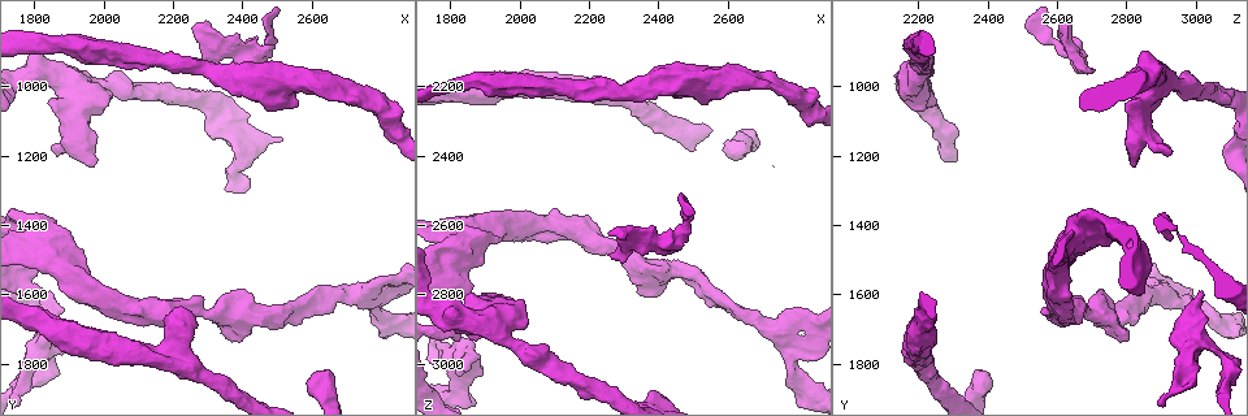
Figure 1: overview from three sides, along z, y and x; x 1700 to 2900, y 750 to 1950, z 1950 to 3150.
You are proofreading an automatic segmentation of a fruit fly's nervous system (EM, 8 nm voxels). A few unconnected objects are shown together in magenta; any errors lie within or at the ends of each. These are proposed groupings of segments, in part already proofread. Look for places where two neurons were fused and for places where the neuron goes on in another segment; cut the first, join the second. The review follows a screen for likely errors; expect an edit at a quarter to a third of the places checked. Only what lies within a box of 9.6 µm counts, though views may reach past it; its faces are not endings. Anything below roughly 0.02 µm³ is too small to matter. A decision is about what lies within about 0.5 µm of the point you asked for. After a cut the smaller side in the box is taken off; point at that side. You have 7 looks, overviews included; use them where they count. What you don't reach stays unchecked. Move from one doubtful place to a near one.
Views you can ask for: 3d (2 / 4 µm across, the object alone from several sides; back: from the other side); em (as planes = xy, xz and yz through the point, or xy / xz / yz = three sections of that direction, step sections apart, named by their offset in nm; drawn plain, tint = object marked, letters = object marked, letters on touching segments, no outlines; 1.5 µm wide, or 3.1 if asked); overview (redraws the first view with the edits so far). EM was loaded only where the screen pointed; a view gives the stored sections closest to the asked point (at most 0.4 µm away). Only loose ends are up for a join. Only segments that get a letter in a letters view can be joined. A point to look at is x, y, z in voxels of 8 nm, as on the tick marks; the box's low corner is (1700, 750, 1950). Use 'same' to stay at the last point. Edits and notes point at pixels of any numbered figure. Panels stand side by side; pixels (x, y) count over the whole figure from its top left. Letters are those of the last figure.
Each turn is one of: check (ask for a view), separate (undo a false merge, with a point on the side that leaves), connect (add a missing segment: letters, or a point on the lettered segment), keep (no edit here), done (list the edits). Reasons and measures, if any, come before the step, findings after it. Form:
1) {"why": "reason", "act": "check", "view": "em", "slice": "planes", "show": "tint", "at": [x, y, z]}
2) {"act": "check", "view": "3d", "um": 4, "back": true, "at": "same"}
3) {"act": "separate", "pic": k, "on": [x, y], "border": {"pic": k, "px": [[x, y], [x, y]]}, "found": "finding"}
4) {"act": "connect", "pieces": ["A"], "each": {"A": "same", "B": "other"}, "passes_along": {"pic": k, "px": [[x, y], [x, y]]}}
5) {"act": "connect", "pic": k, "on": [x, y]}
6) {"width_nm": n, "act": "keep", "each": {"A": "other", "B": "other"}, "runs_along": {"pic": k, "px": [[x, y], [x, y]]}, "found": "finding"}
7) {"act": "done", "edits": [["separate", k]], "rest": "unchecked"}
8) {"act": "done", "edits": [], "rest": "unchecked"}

{"why": "branch stops here", "act": "check", "view": "em", "slice": "planes", "show": "letters", "at": [1860, 1200, 2930]}

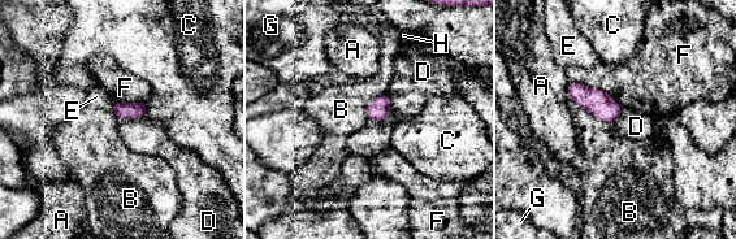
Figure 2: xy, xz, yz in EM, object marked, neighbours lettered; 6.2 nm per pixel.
{"act": "keep", "each": {"A": "other", "B": "other", "C": "other", "D": "other", "E": "other", "F": "other", "G": "other", "H": "other"}, "border": {"pic": 2, "px": [[388, 92], [389, 114], [368, 121]]}, "found": "none of them fits"}

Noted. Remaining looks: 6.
{"act": "check", "view": "3d", "um": 4, "at": [2370, 1740, 2800]}

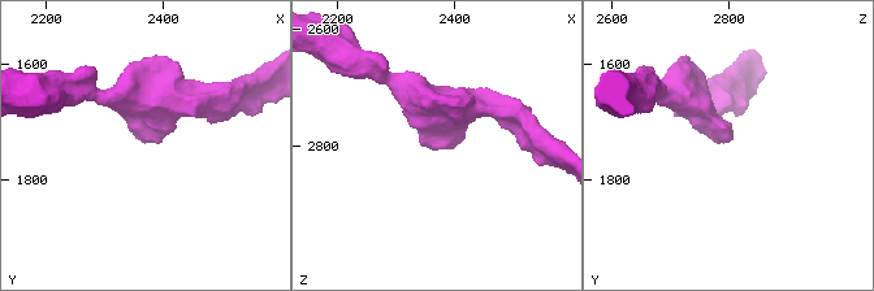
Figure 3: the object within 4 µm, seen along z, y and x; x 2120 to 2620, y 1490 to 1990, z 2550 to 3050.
{"act": "check", "view": "em", "slice": "planes", "show": "letters", "at": [2370, 1740, 2795]}

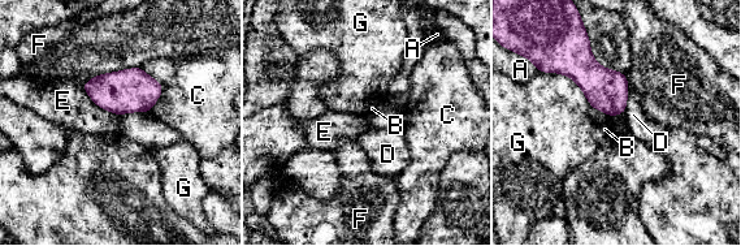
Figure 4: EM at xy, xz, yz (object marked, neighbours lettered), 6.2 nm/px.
{"width_nm": 220, "act": "keep", "each": {"A": "other", "B": "other", "C": "other", "D": "other", "E": "other", "F": "other", "G": "other"}, "border": {"pic": 4, "px": [[81, 85], [98, 106], [118, 115]]}, "found": "no lettered segment goes on from it"}

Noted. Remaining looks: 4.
{"why": "free end", "act": "check", "view": "em", "slice": "xz", "step": 8, "show": "letters", "at": [2260, 940, 2680]}

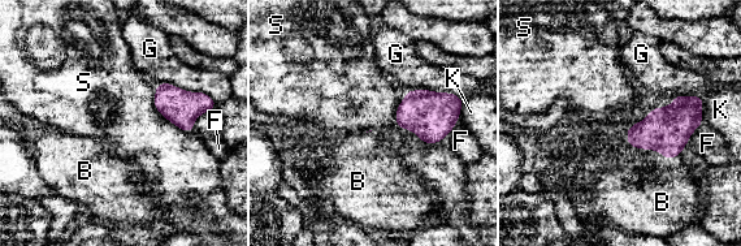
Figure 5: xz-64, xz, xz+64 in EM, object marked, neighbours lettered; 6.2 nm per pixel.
{"act": "connect", "pieces": ["B"], "each": {"B": "same", "F": "other", "G": "other", "K": "other", "S": "other"}, "passes_along": {"pic": 5, "px": [[666, 129], [628, 141], [622, 180]]}, "found": "the neuron continues"}

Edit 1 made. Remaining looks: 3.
{"act": "done", "edits": [["connect", 5]], "rest": "unchecked"}

